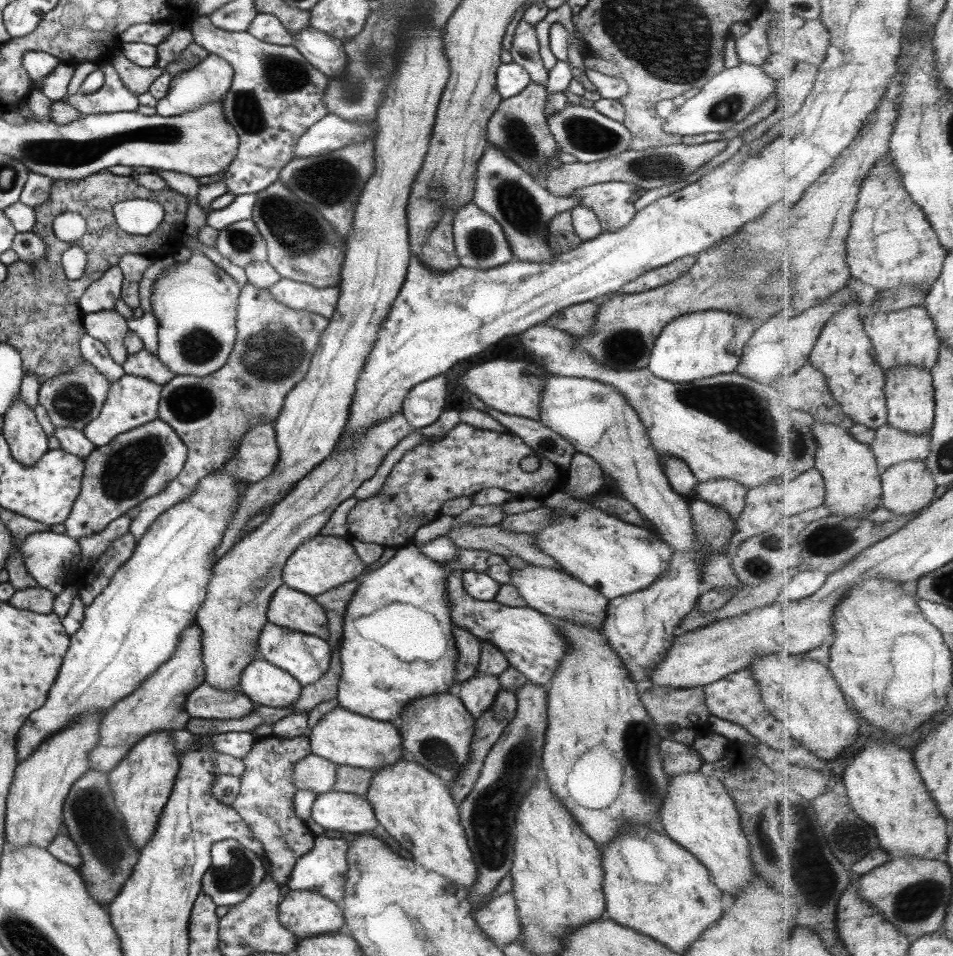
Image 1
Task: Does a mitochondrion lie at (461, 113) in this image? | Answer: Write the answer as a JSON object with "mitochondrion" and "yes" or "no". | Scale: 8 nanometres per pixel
{"mitochondrion":"no"}

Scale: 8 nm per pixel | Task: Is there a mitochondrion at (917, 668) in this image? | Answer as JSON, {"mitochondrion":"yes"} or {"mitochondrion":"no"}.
{"mitochondrion":"no"}

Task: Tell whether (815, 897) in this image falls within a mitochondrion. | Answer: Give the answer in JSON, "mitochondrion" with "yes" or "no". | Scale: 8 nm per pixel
{"mitochondrion":"yes"}

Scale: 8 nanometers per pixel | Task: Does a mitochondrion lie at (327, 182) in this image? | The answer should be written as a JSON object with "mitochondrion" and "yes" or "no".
{"mitochondrion":"yes"}

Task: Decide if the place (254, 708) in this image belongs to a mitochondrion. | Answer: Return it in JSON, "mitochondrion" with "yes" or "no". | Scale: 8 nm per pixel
{"mitochondrion":"no"}

